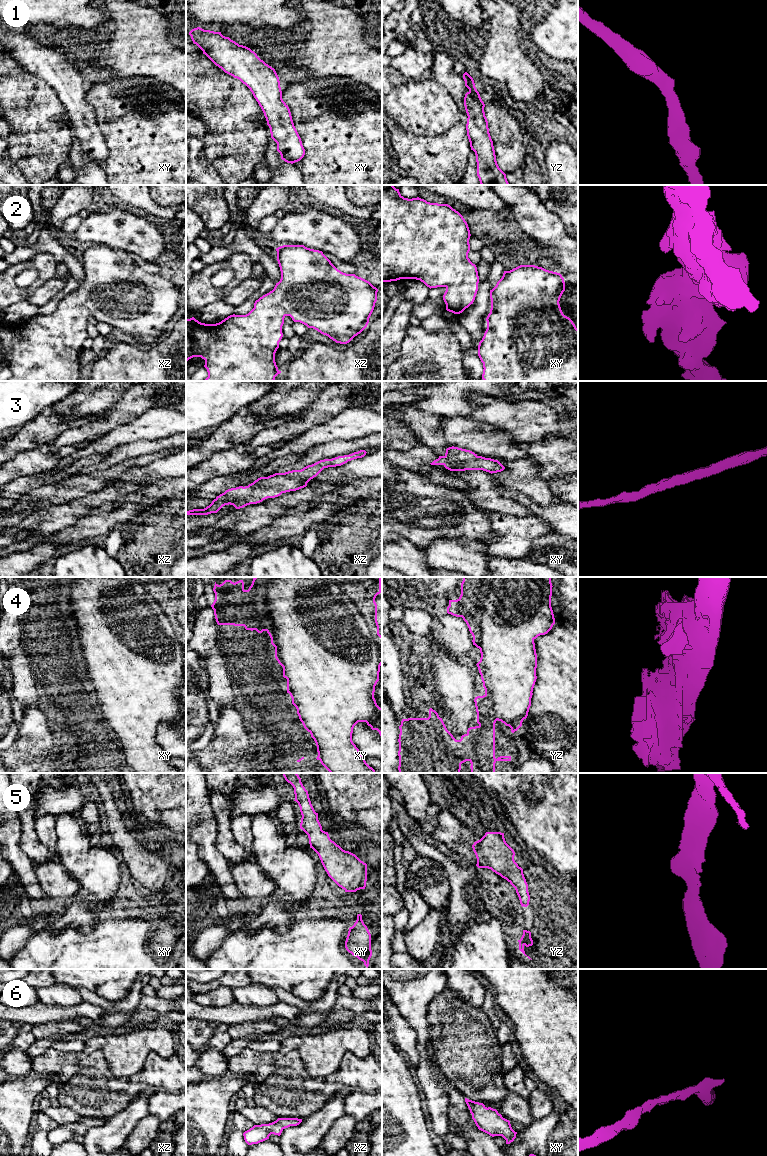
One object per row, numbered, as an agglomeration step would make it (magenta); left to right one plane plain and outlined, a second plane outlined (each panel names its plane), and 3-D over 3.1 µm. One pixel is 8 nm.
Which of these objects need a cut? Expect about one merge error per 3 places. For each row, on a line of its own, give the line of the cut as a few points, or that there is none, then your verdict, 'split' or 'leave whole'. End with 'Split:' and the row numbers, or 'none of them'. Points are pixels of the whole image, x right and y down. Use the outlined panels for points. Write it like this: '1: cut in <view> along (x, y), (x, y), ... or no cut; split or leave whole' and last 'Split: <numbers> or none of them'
1: no cut; leave whole
2: no cut; leave whole
3: no cut; leave whole
4: no cut; leave whole
5: no cut; leave whole
6: no cut; leave whole
Split: none of them

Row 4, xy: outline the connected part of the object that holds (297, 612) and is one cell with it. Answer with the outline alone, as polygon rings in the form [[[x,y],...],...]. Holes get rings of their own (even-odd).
[[[254,577],[248,590],[244,589],[243,580],[232,582],[225,580],[218,585],[215,582],[213,591],[215,600],[211,605],[218,625],[244,626],[246,630],[256,630],[258,633],[266,631],[271,644],[275,647],[275,658],[283,667],[283,677],[287,679],[287,693],[292,698],[292,704],[304,728],[311,734],[317,746],[317,760],[330,773],[376,773],[370,767],[364,756],[352,741],[353,728],[358,722],[366,722],[372,730],[377,730],[382,738],[382,708],[374,698],[375,686],[379,681],[380,666],[382,665],[382,636],[379,634],[377,622],[377,604],[375,598],[381,593],[382,577]]]

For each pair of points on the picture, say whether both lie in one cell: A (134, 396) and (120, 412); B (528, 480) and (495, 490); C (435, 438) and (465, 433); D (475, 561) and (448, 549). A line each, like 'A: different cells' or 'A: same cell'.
A: same cell
B: different cells
C: different cells
D: same cell

